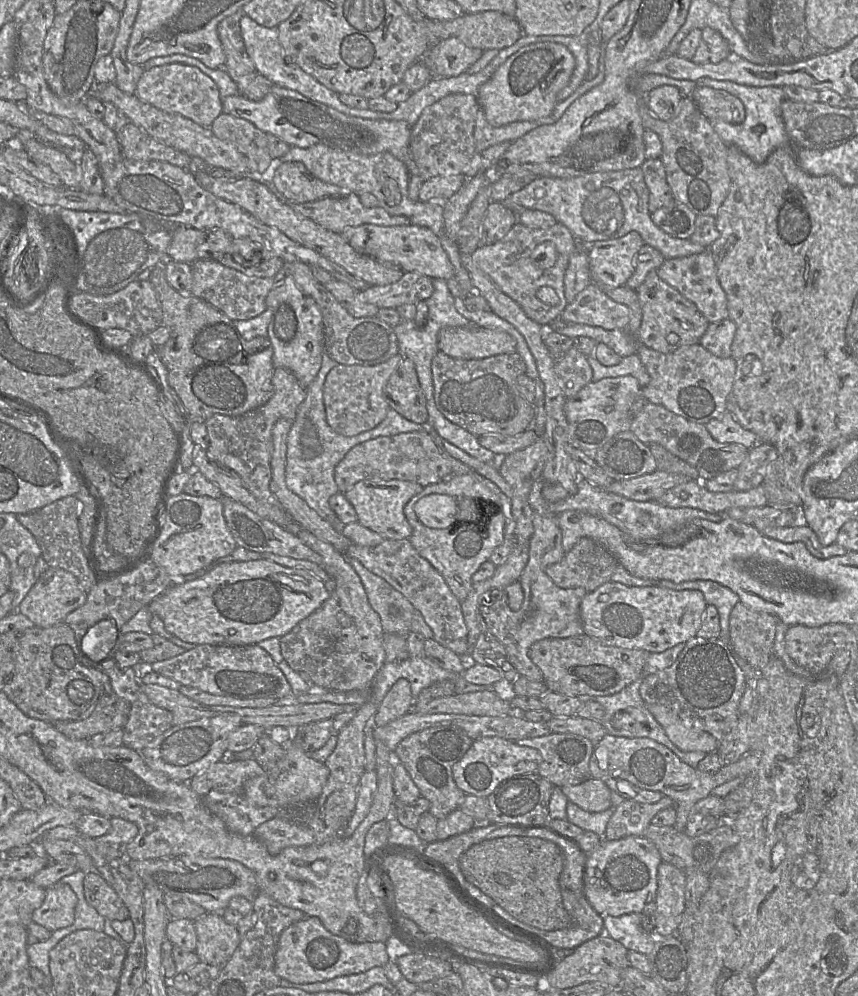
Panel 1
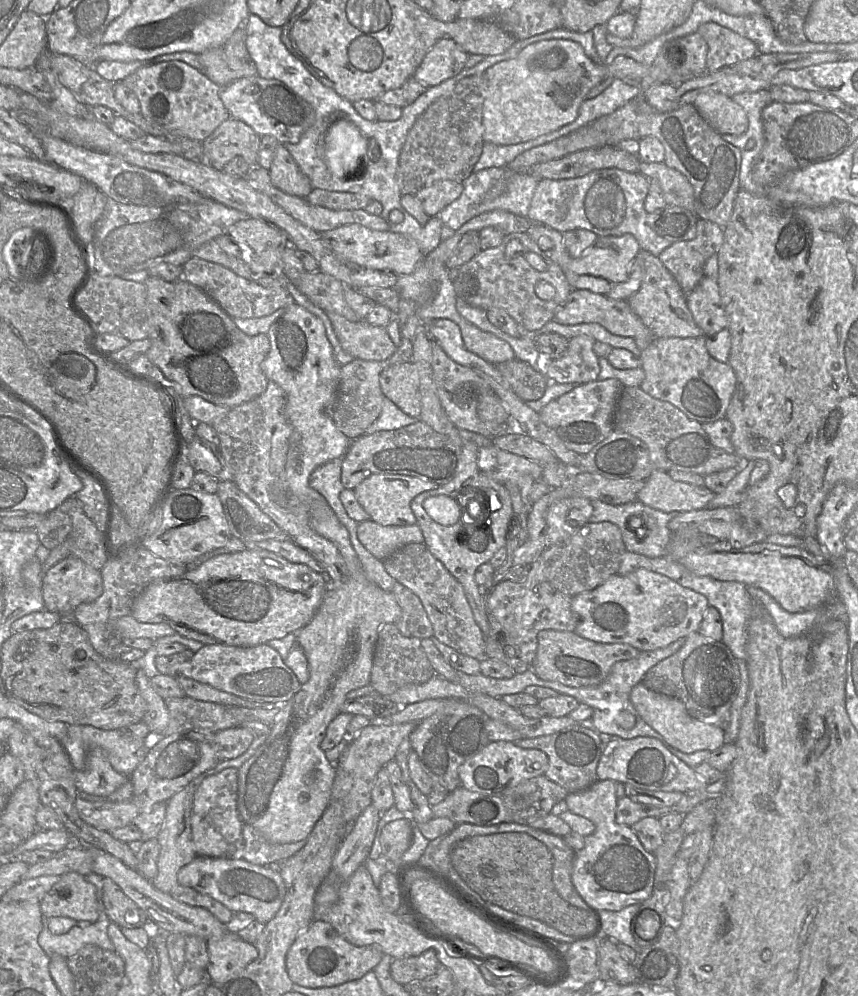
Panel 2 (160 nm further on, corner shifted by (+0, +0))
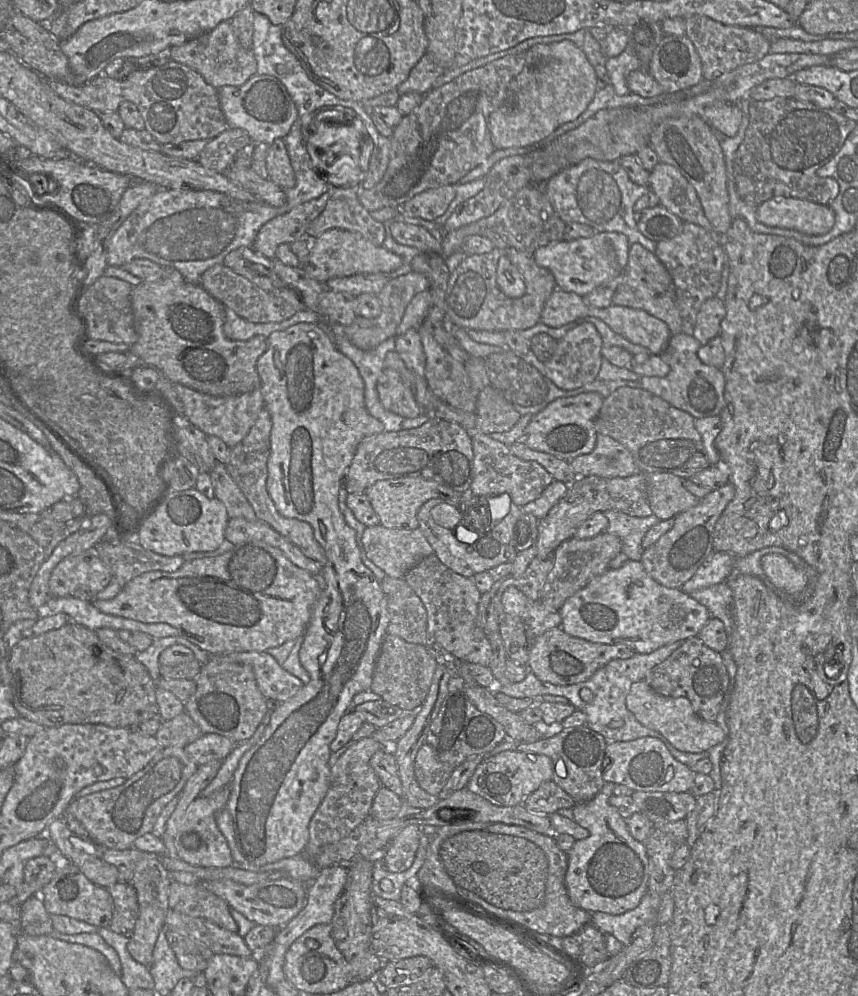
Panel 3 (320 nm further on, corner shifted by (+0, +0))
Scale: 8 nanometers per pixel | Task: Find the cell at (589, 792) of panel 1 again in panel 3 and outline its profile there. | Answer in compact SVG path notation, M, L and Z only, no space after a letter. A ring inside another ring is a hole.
M605 782L601 791L591 800L588 800L586 802L580 802L576 803L573 806L573 815L574 815L574 821L578 823L580 826L583 828L586 828L589 831L589 836L576 840L572 848L567 852L568 855L568 869L566 872L566 889L568 891L568 894L570 896L571 901L576 905L579 906L588 912L604 912L604 913L609 913L609 914L622 914L626 911L629 911L635 907L638 906L640 903L642 897L648 890L648 879L649 879L649 860L647 857L647 852L645 849L645 846L643 842L638 841L635 839L626 824L626 820L619 814L617 808L612 806L610 804L610 797L614 794L613 789L615 783L607 783Z

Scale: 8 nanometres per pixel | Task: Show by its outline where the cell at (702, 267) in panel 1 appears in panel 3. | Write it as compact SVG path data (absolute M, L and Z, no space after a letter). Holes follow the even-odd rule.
M717 296L707 299L701 305L692 334L701 345L720 334L720 324L726 315L724 301Z

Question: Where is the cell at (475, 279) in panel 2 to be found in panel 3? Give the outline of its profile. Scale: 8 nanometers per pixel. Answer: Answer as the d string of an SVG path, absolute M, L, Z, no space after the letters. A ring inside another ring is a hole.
M496 248L489 253L466 255L457 268L450 273L445 294L445 314L454 325L465 330L522 331L540 322L544 305L557 288L553 274L536 264L533 255L515 248ZM506 256L522 275L525 293L519 298L510 298L497 286L498 260Z

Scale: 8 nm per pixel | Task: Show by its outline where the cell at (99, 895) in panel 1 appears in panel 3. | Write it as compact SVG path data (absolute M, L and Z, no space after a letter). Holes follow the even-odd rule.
M118 882L108 888L113 899L113 915L109 928L115 933L131 937L139 918L139 904L131 883Z

